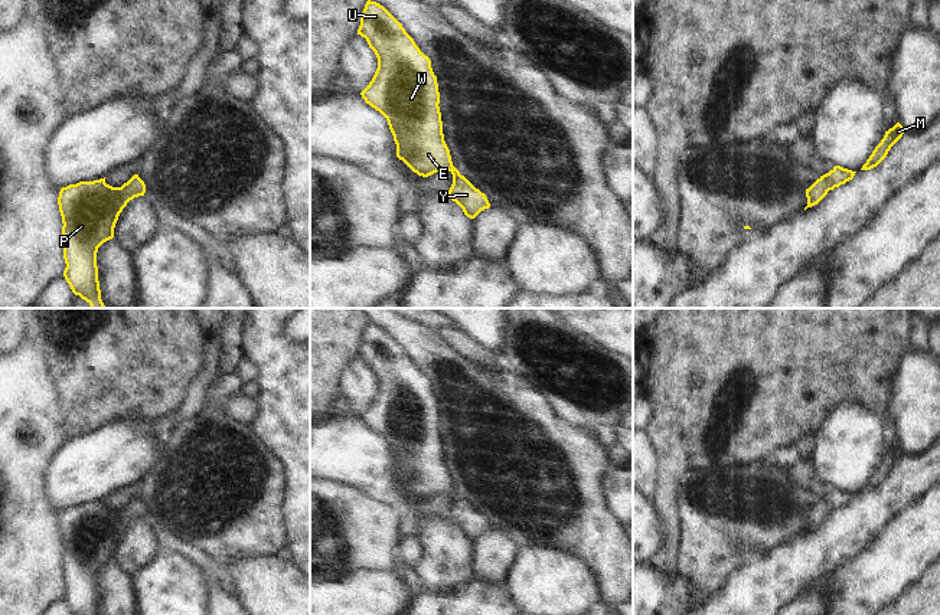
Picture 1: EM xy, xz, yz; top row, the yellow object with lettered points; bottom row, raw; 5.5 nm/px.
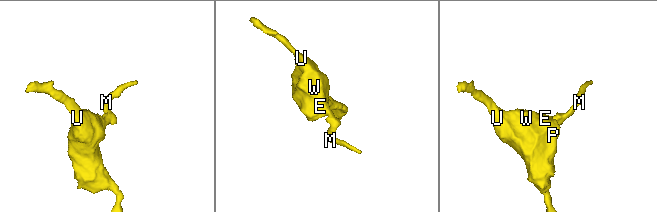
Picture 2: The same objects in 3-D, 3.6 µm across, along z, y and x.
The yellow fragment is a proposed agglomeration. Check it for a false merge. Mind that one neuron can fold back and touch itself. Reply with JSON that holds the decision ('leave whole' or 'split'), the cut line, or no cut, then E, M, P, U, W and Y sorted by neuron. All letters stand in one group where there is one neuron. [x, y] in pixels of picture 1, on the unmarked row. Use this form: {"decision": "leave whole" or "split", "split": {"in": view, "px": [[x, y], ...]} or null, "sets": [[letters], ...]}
{"decision": "leave whole", "split": null, "sets": [["E", "M", "P", "U", "W", "Y"]]}

